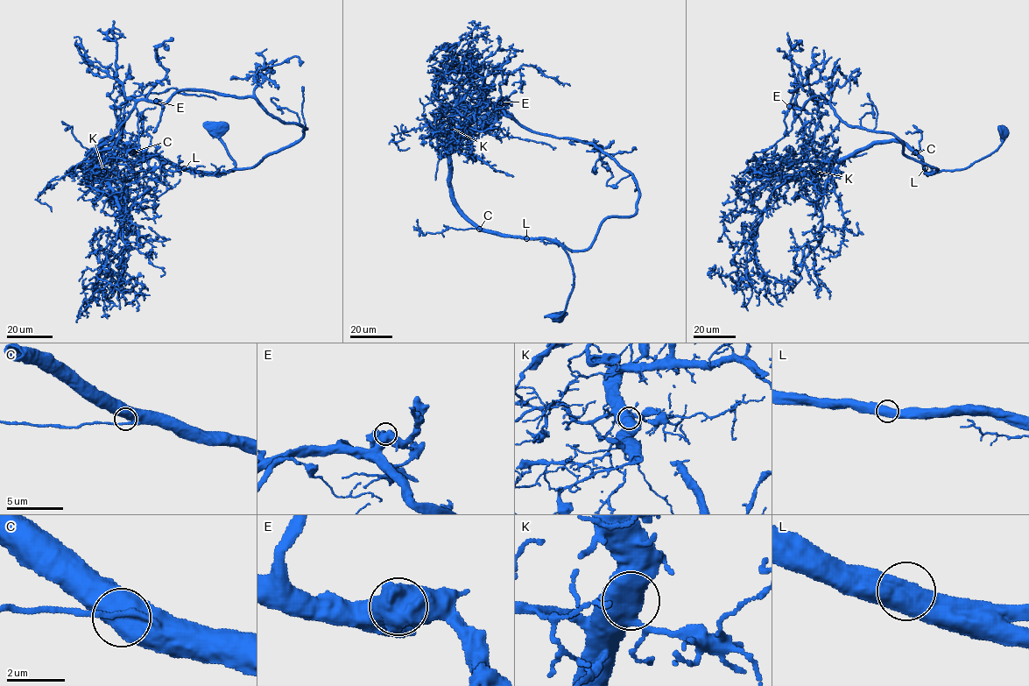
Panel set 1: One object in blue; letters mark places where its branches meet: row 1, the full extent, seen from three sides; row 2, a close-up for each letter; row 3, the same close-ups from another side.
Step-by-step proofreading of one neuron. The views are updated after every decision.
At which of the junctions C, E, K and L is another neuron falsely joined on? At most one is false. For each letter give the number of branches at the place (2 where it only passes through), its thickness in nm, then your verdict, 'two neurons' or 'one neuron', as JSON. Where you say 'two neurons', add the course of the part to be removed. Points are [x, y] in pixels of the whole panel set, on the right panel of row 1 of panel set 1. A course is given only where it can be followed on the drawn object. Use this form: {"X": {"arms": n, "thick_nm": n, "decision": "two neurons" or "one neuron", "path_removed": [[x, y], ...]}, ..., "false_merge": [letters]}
{"C": {"arms": 2, "thick_nm": 550, "decision": "one neuron"}, "E": {"arms": 2, "thick_nm": 650, "decision": "one neuron"}, "K": {"arms": 2, "thick_nm": 600, "decision": "one neuron"}, "L": {"arms": 2, "thick_nm": 700, "decision": "one neuron"}, "false_merge": []}

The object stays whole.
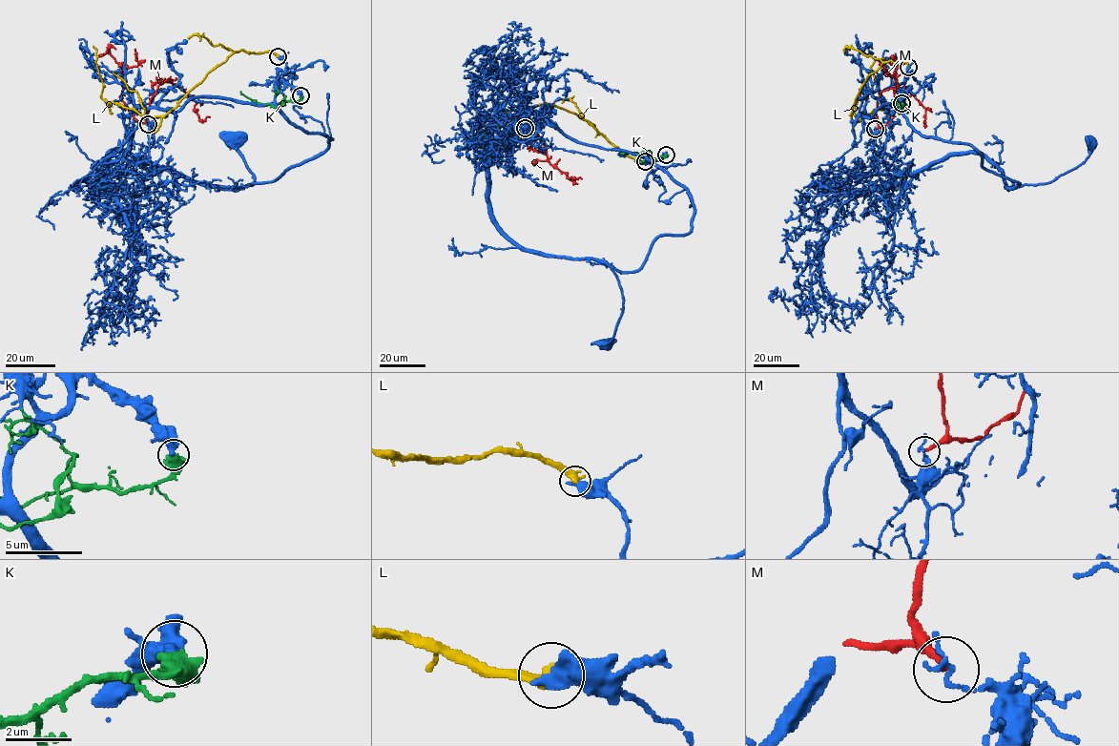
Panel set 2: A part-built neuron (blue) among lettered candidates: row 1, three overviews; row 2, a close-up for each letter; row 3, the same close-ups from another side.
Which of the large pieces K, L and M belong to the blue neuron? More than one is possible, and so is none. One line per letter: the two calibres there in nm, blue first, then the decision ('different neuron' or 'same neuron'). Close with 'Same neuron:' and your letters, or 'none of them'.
K: calibres 440 and 650 nm; different neuron
L: calibres 650 and 480 nm; different neuron
M: calibres 190 and 200 nm; different neuron
Same neuron: none of them

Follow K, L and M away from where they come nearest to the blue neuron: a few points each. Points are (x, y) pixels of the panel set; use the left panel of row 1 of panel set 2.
K: (301, 96), (293, 101), (285, 100), (285, 96), (282, 104), (273, 107), (254, 102), (240, 91)
L: (278, 56), (270, 52), (235, 51), (175, 108), (151, 117), (101, 97), (103, 86), (93, 46)
M: (148, 124), (150, 99), (167, 80), (196, 102), (195, 112), (198, 118), (210, 117)

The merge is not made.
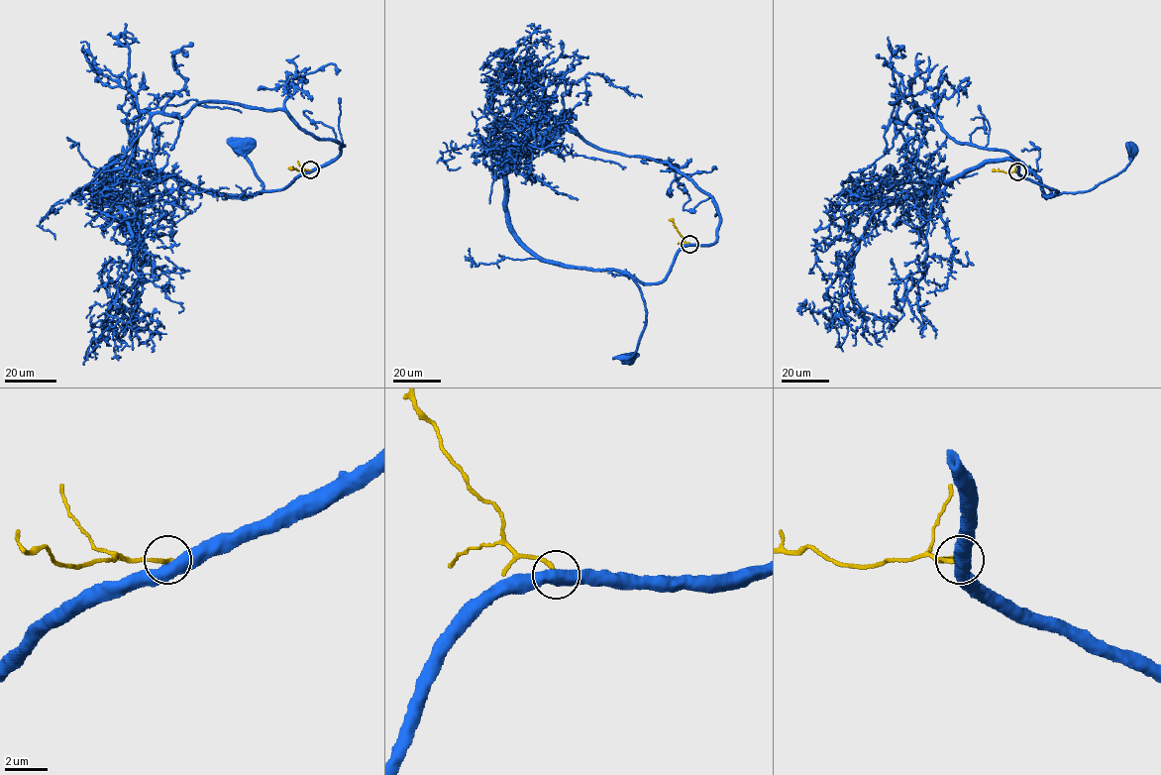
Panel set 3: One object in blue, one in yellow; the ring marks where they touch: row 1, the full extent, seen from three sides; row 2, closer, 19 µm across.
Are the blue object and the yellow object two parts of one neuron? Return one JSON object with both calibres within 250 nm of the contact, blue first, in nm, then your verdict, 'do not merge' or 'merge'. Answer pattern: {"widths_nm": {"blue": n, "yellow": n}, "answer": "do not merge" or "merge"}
{"widths_nm": {"blue": 550, "yellow": 200}, "answer": "do not merge"}

